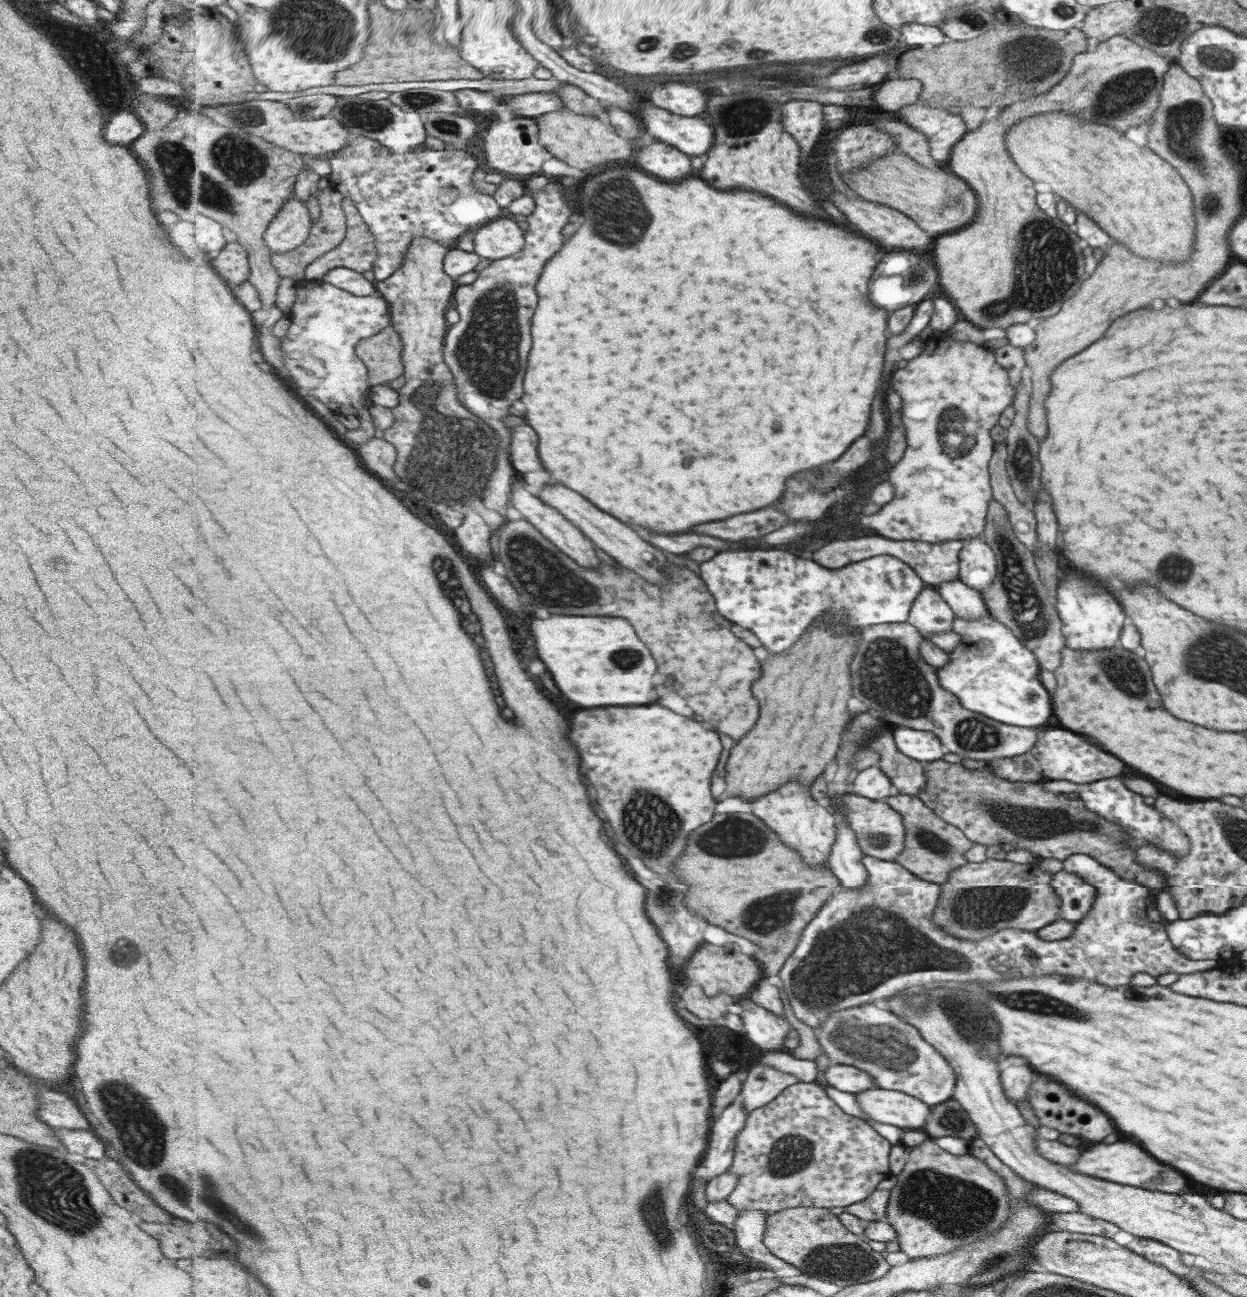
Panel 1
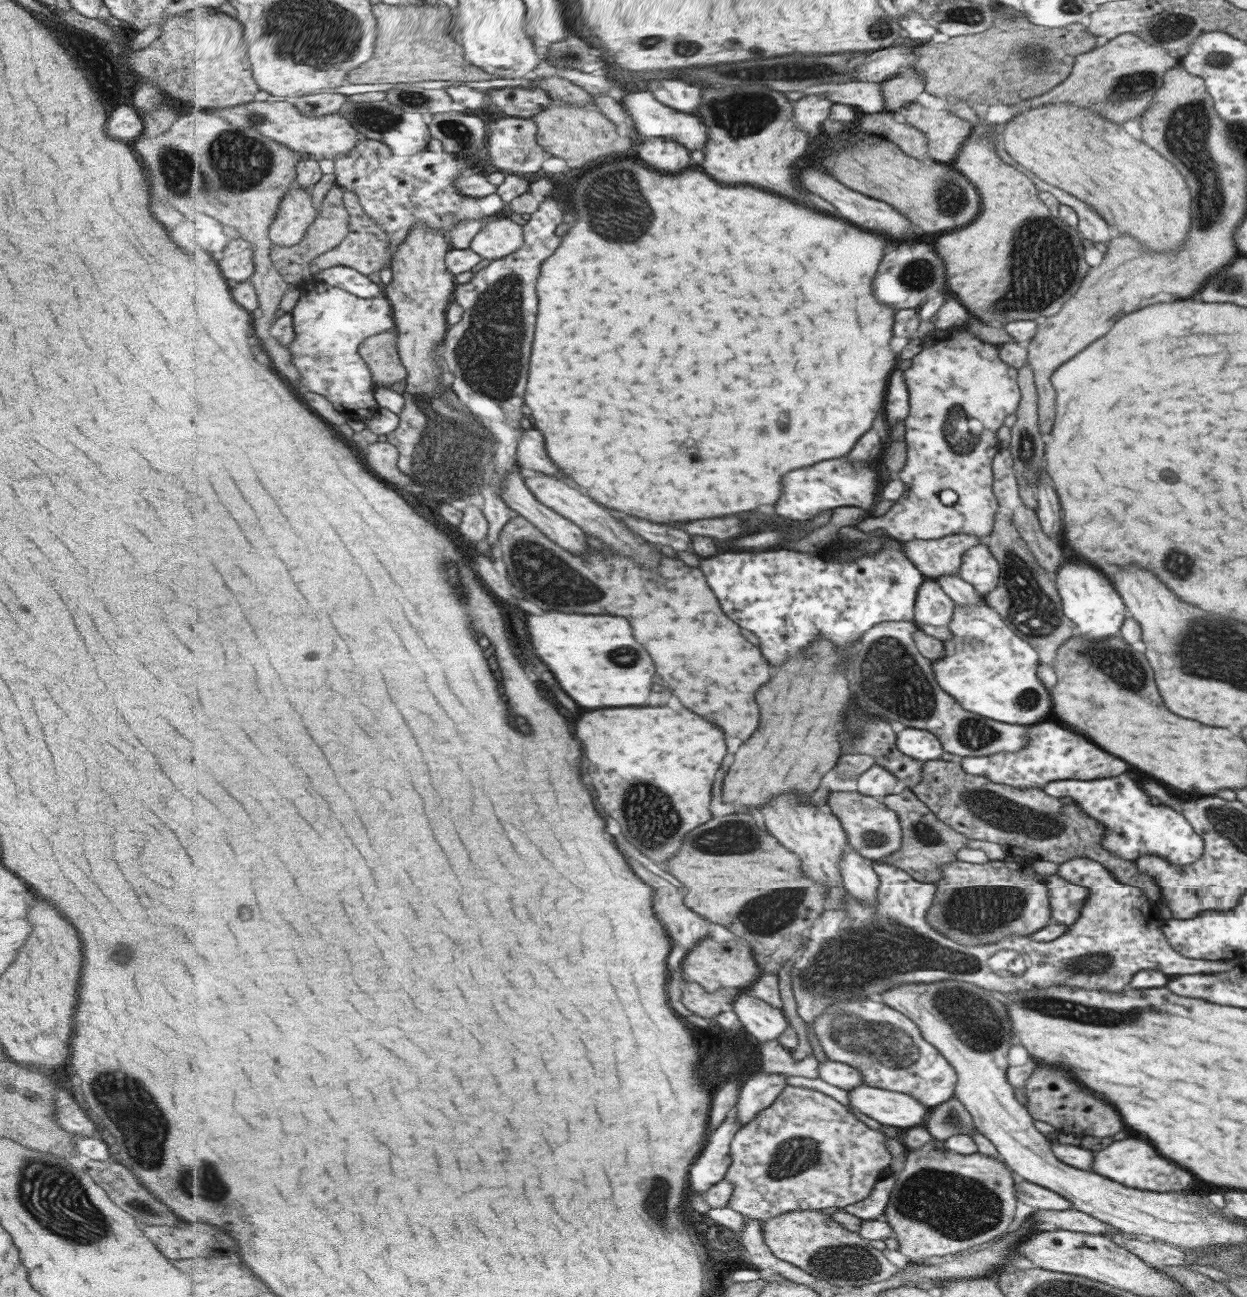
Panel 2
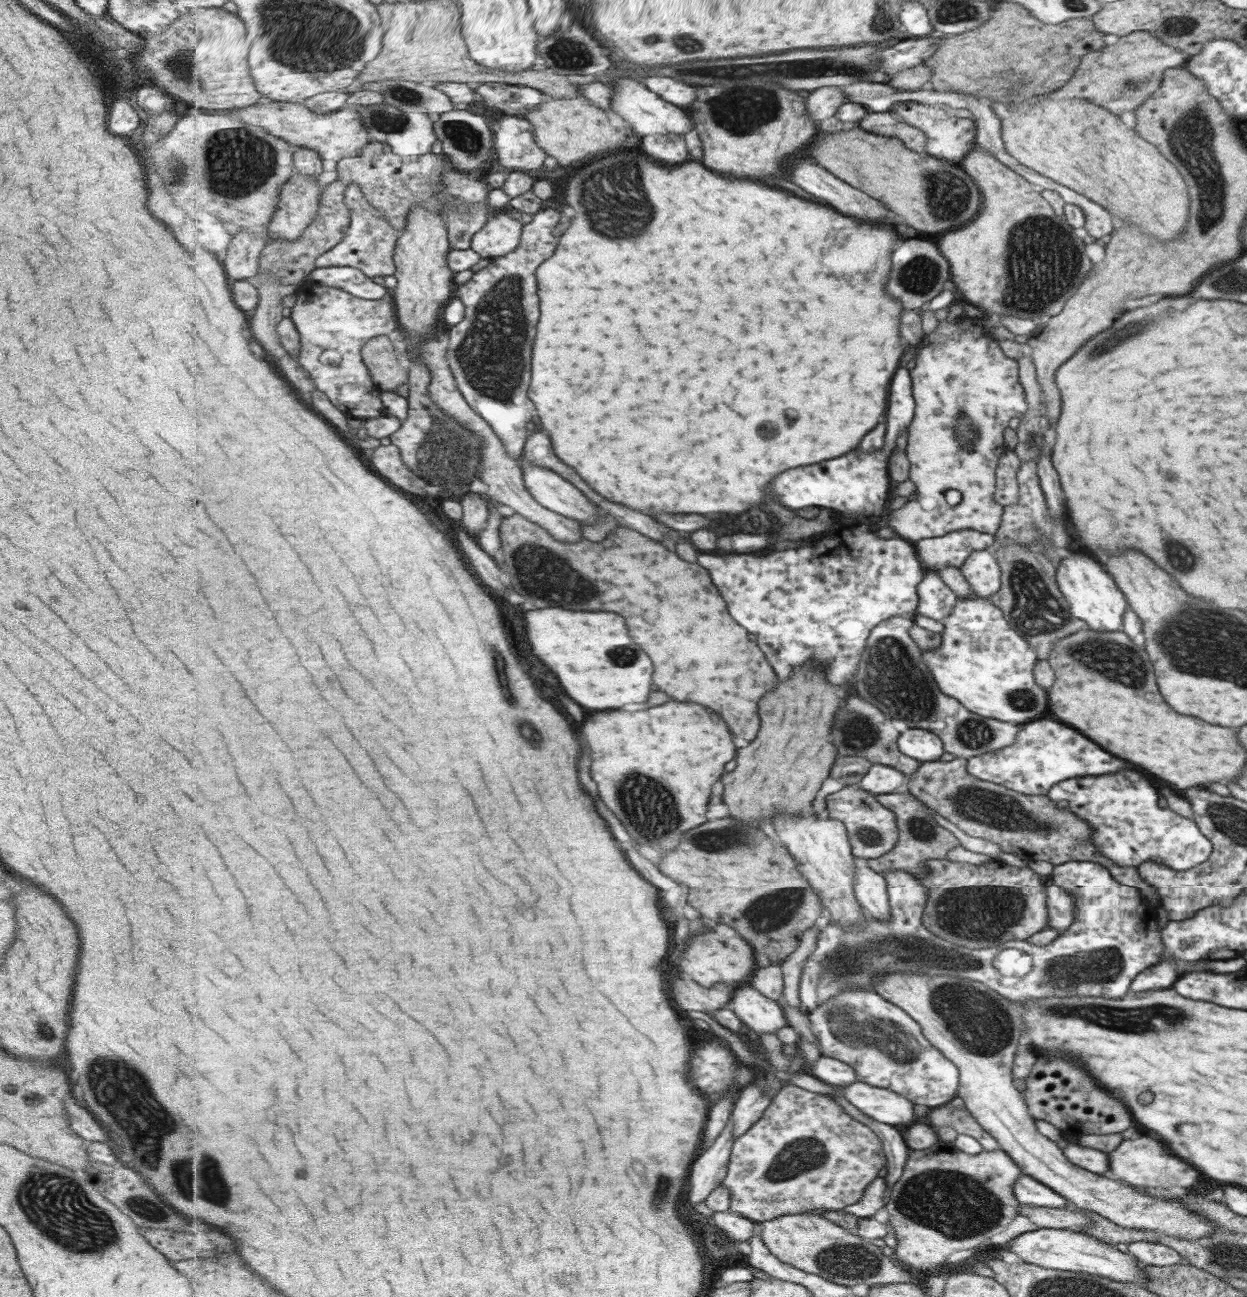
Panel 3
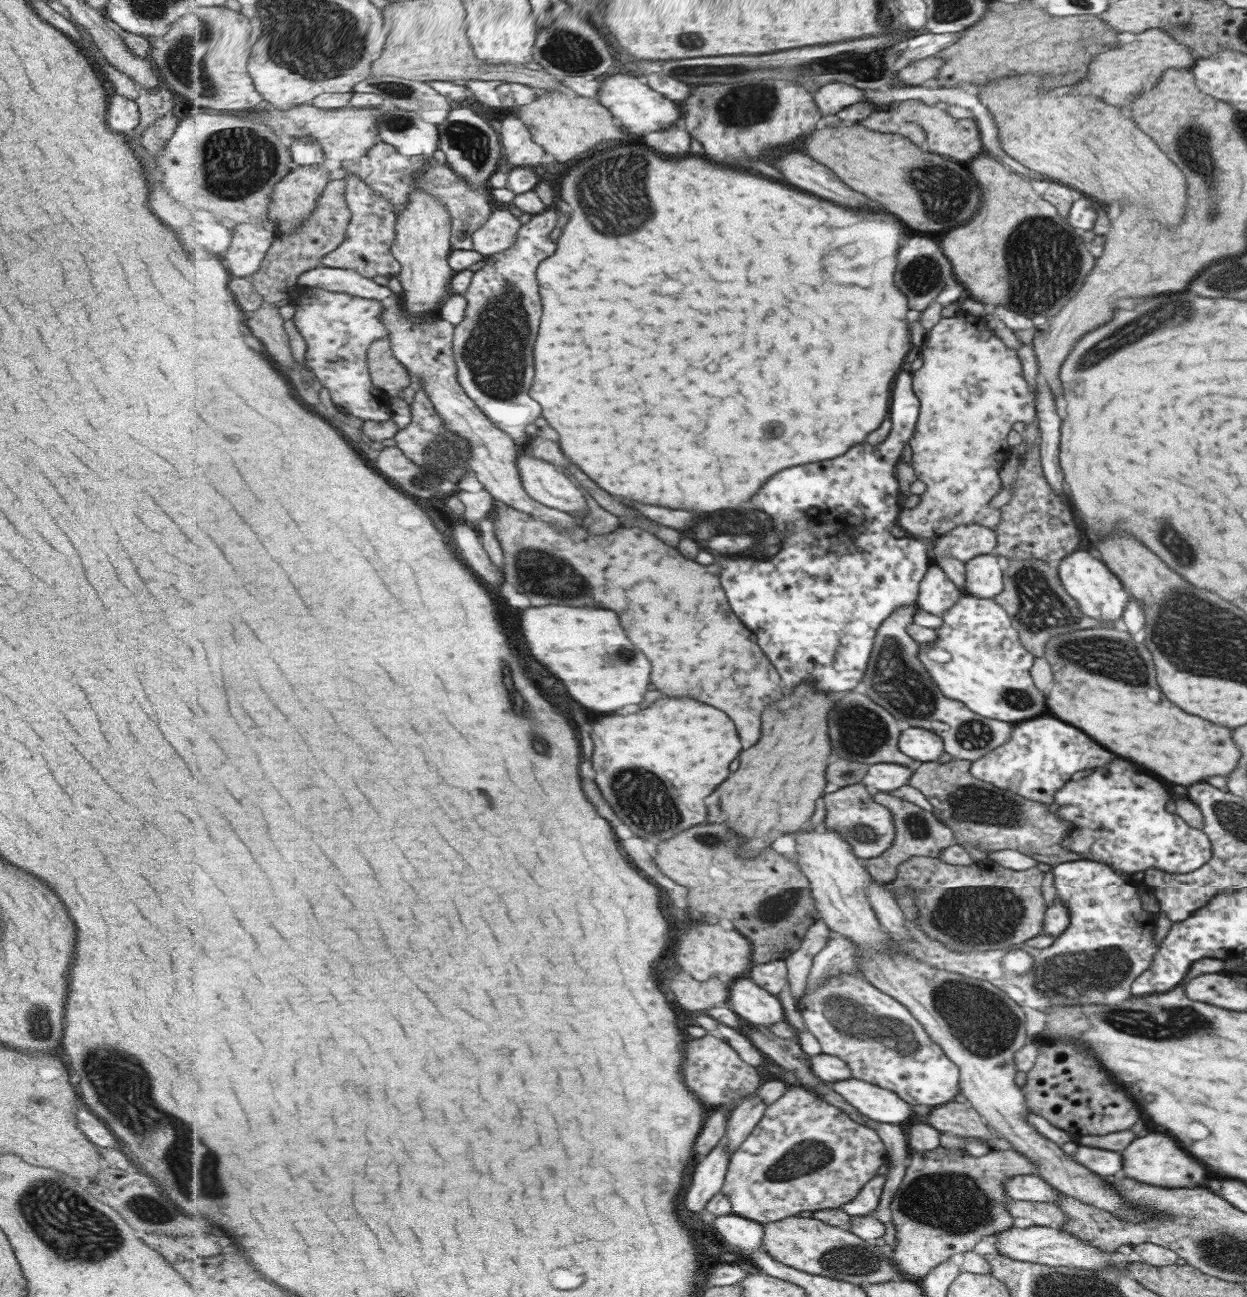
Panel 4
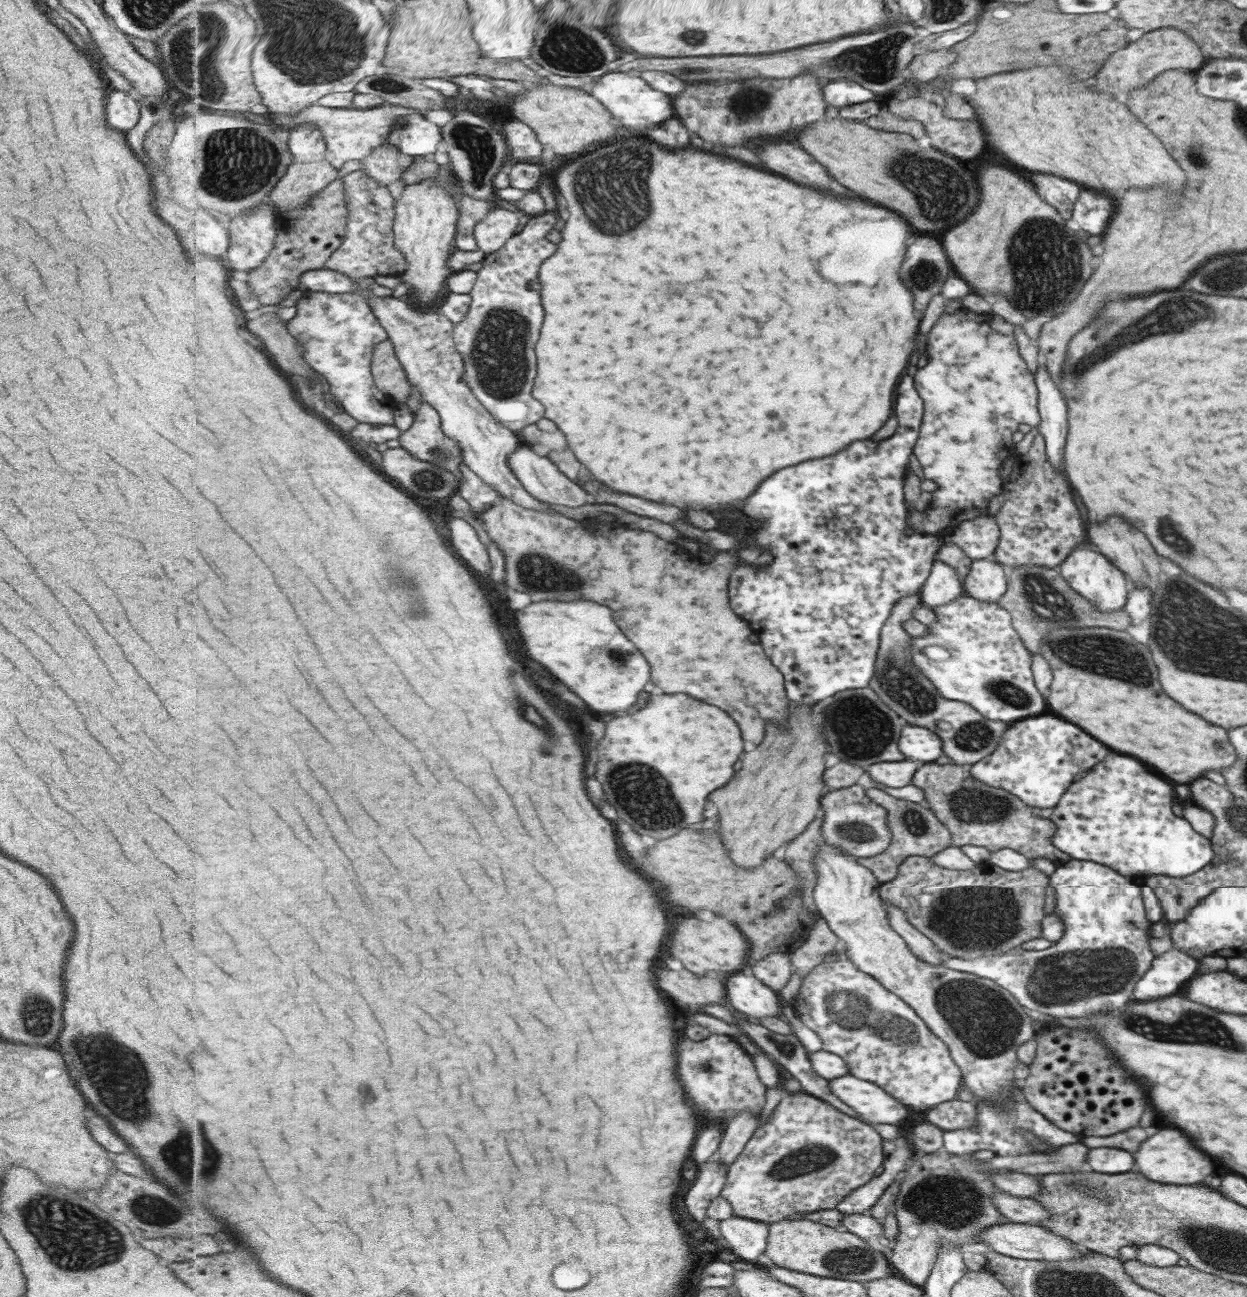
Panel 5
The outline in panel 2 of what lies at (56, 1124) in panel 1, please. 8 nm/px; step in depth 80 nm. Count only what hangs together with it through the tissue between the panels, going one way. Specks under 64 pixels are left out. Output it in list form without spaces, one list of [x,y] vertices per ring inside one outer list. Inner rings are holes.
[[[59,1092],[59,1098],[55,1100],[55,1118],[57,1122],[63,1126],[63,1129],[73,1133],[79,1137],[99,1136],[97,1132],[101,1132],[99,1126],[95,1126],[95,1122],[89,1118],[86,1112],[75,1106],[75,1102],[69,1098],[67,1092]]]

